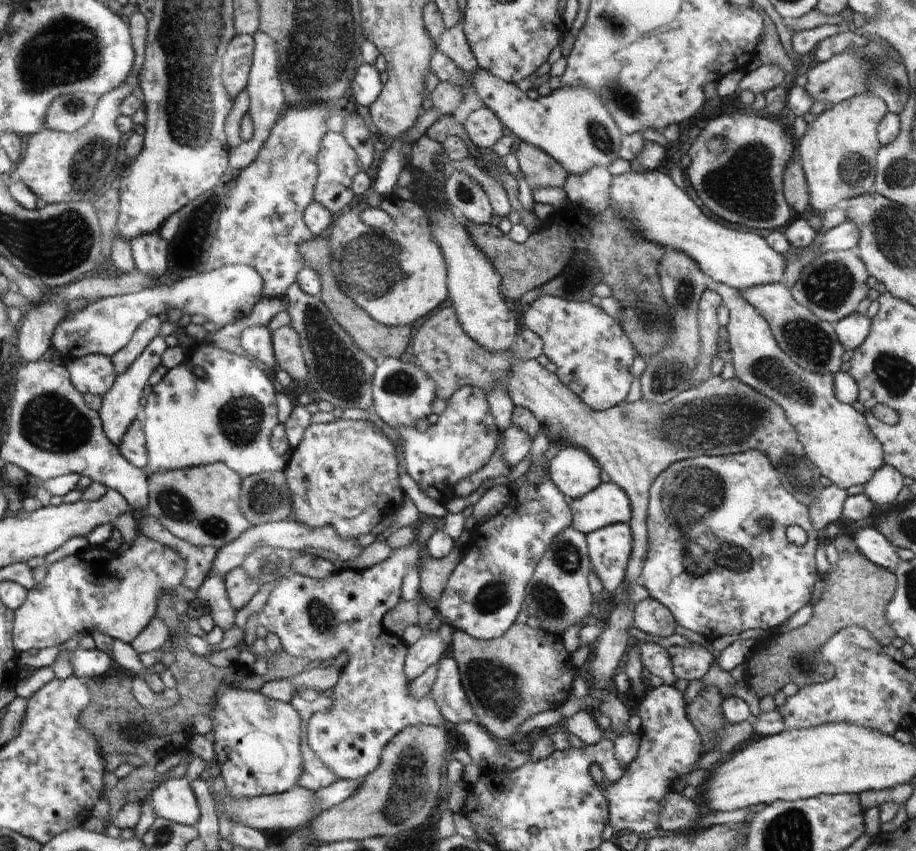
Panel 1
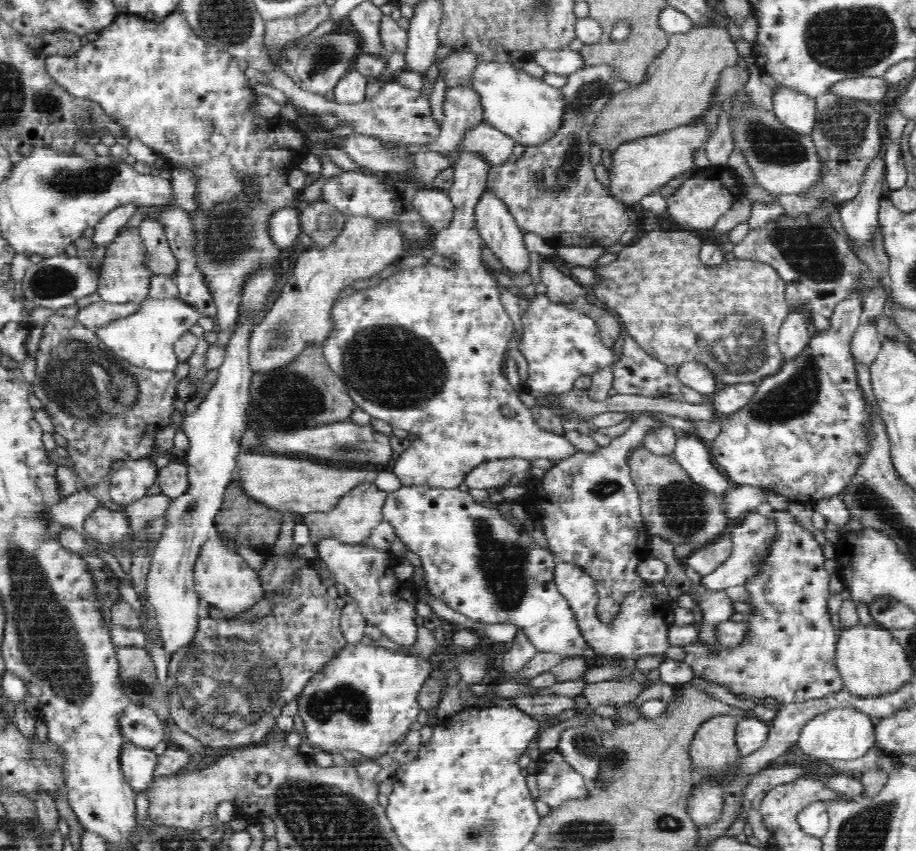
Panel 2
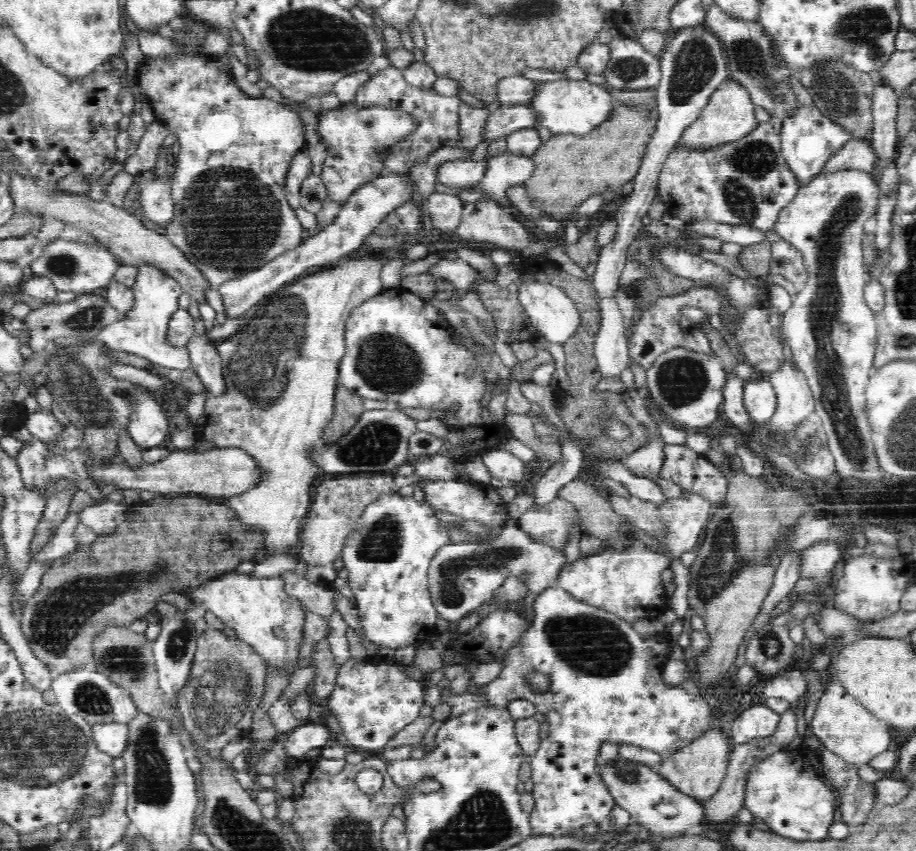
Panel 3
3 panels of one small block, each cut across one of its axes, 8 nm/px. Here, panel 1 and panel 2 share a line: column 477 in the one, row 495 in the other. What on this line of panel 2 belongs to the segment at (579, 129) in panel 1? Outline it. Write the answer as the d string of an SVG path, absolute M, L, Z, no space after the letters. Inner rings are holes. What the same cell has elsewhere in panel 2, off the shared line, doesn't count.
M81 488L65 499L50 505L45 512L47 520L60 522L64 527L70 527L76 532L83 532L85 518L100 506L98 499L89 489Z

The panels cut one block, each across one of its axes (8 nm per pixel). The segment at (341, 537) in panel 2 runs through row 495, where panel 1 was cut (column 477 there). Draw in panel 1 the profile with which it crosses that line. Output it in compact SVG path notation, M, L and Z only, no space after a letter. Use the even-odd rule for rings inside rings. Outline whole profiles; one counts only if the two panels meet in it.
M453 305L444 306L415 331L411 350L416 356L416 364L438 386L438 397L449 399L465 386L492 390L500 384L515 407L528 408L534 414L546 436L584 448L597 461L601 472L628 494L632 502L632 518L628 523L633 529L634 542L625 583L620 589L625 599L614 604L589 662L589 683L600 690L611 687L611 679L622 665L620 658L625 656L624 652L632 642L628 631L635 626L636 605L627 596L627 590L636 584L644 584L642 567L649 555L649 491L662 472L681 460L704 455L728 456L754 449L769 457L785 487L806 508L810 508L822 492L821 472L806 454L804 445L798 440L797 428L790 424L782 405L736 378L711 376L664 404L639 399L598 411L590 408L556 373L550 372L536 359L520 360L512 348L504 352L482 348L465 332Z

